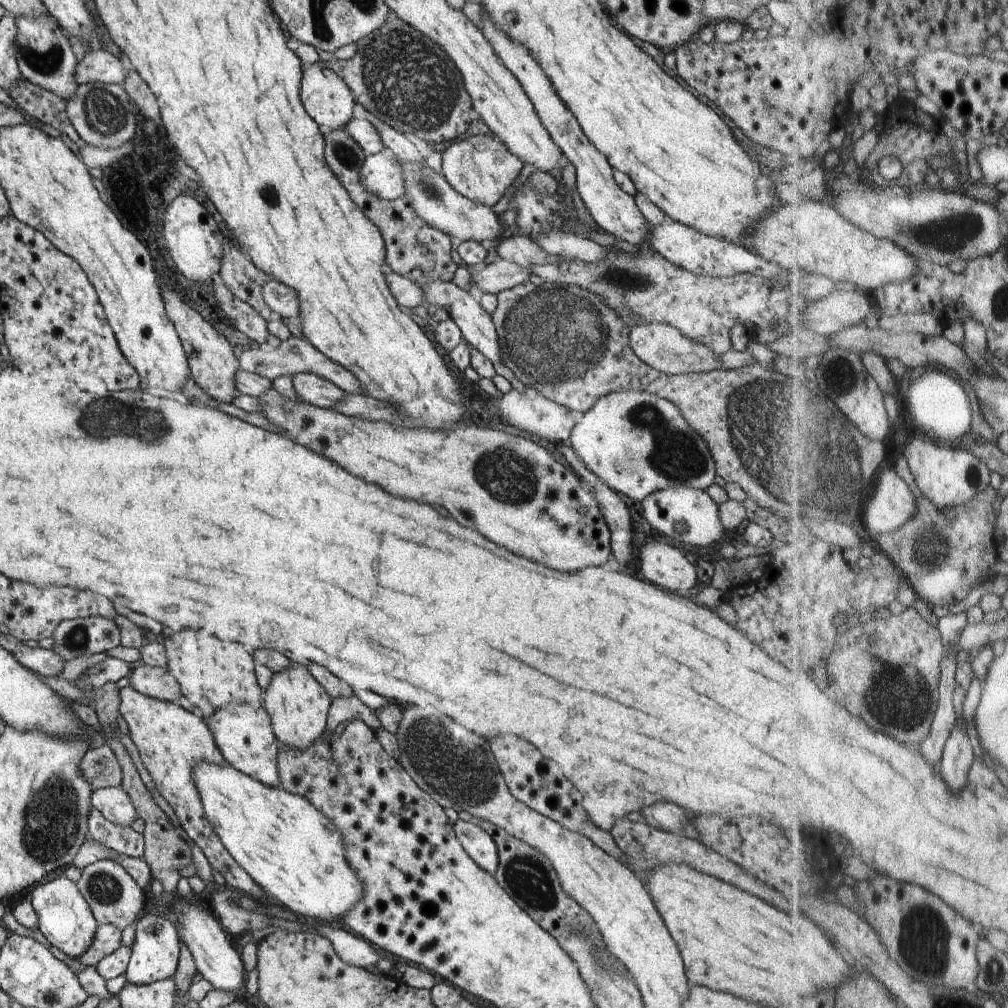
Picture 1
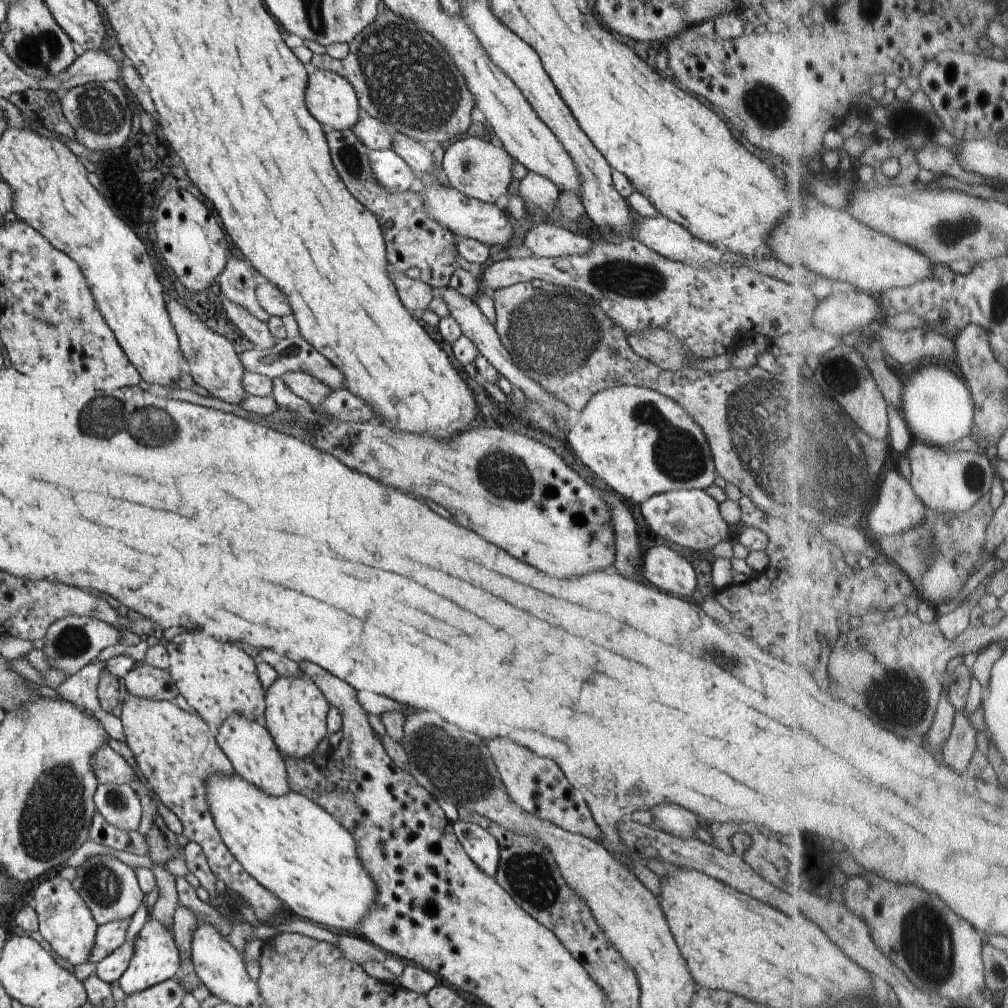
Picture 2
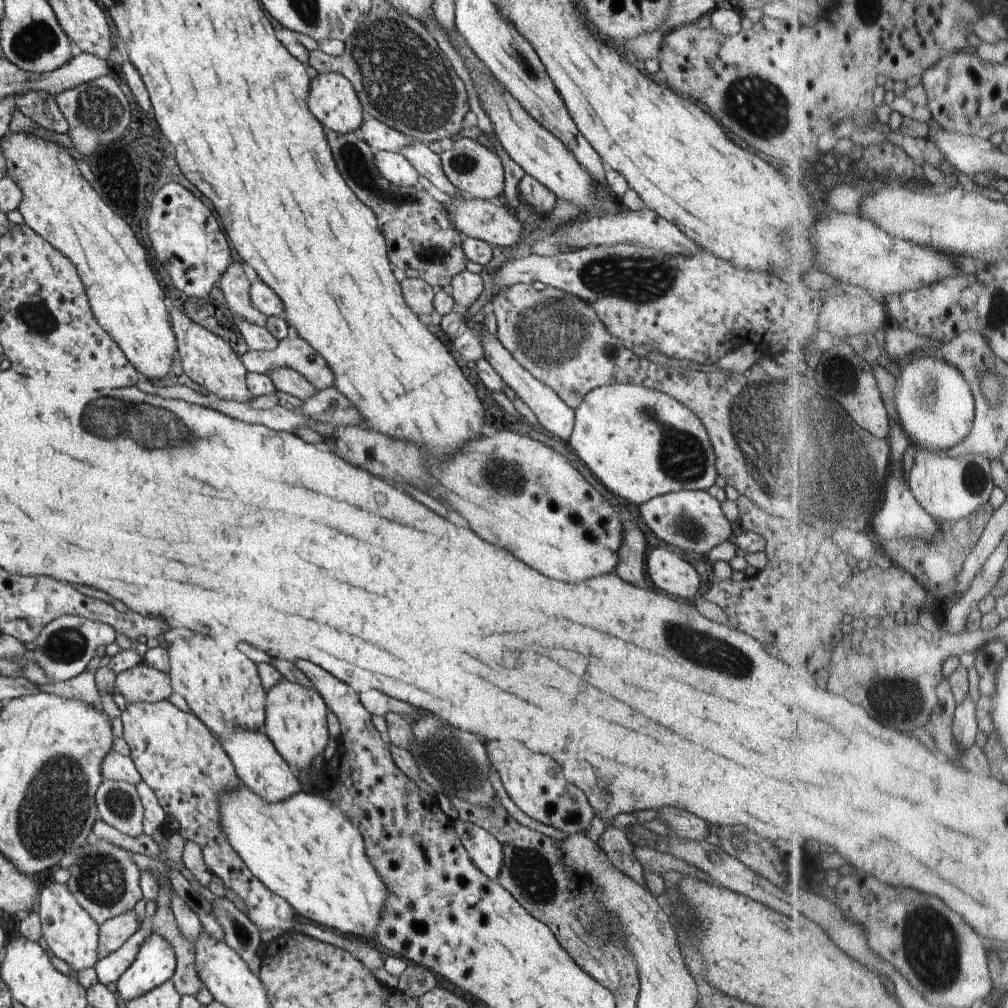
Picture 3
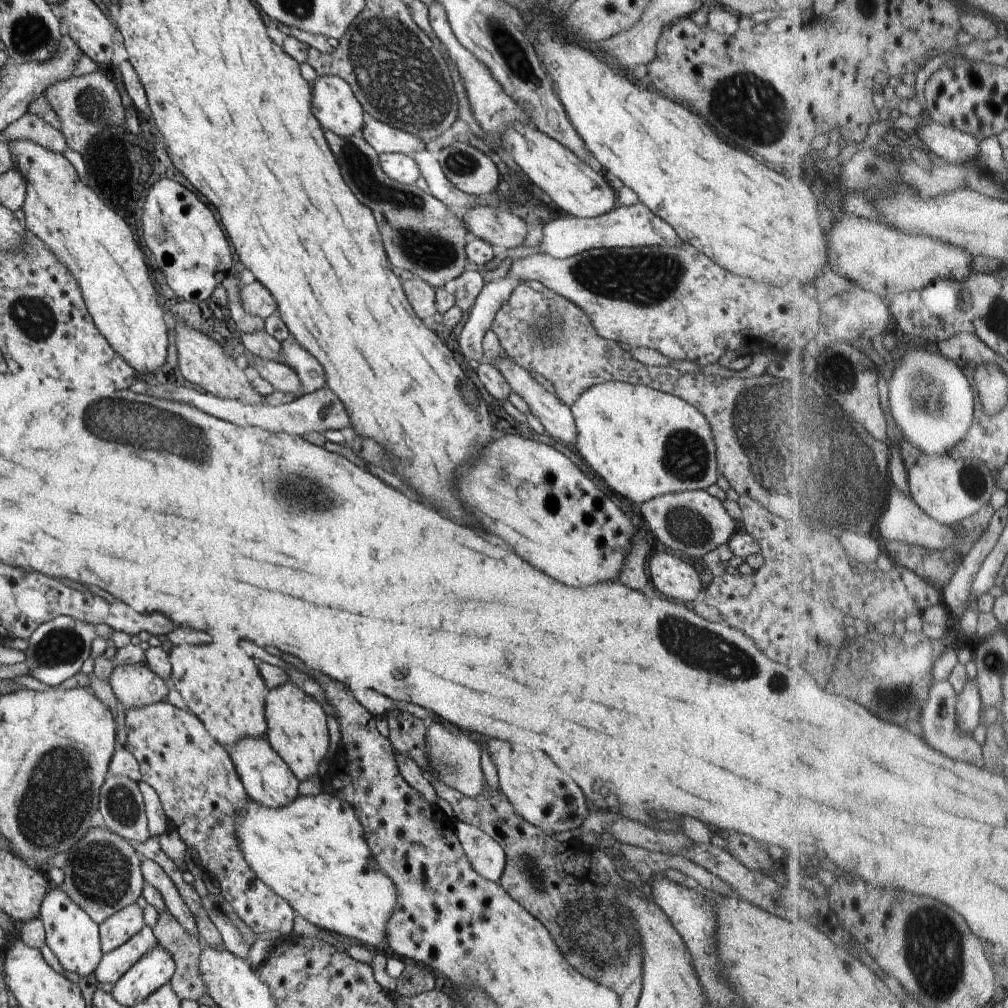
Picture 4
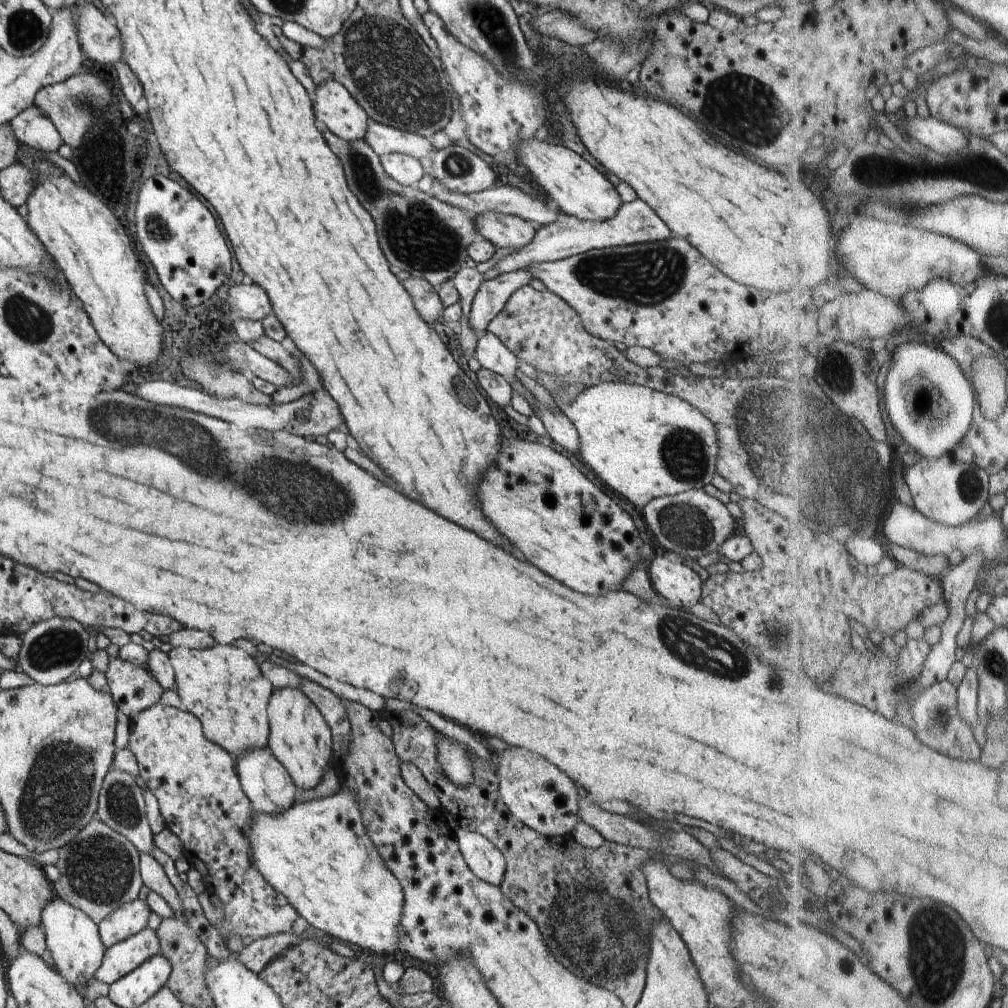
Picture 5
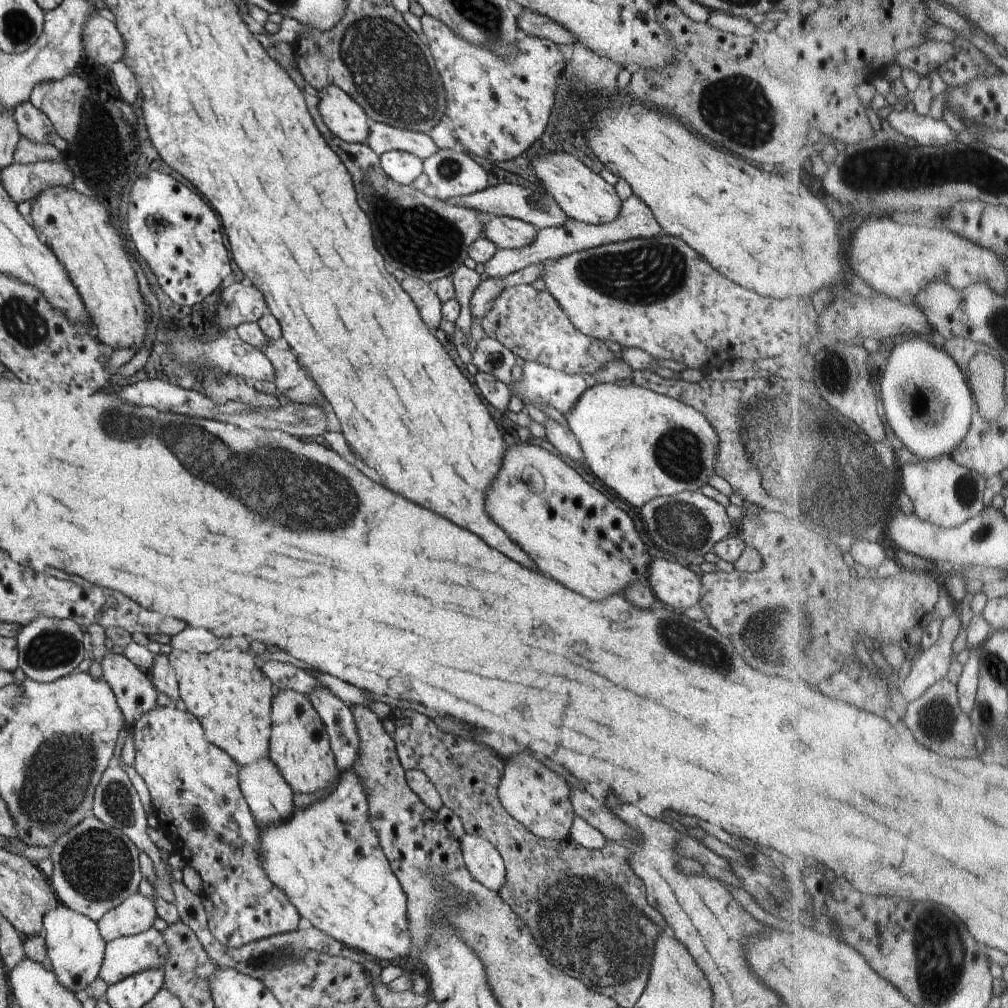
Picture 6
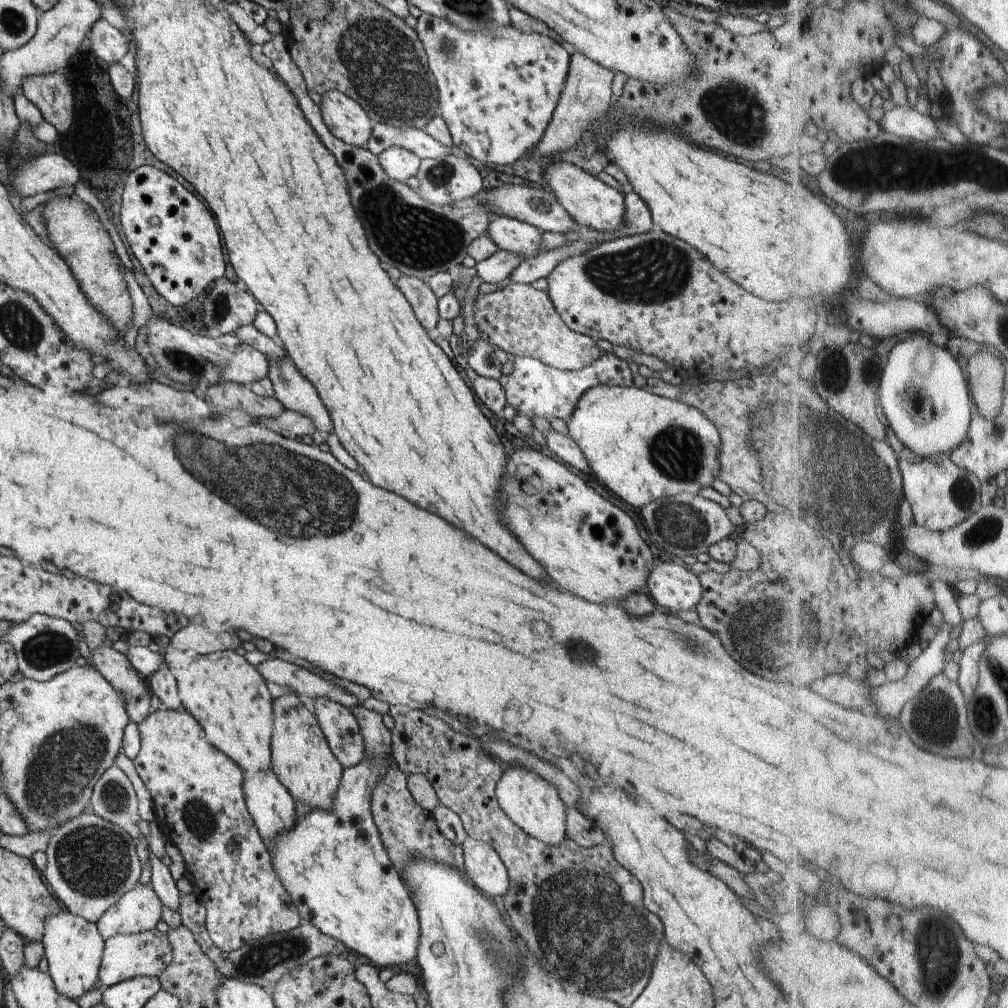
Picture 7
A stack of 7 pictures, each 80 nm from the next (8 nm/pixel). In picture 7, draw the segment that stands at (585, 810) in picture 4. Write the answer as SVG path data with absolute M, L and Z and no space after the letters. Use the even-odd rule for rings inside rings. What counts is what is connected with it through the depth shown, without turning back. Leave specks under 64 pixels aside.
M520 765L509 766L496 784L496 798L502 811L514 824L520 826L530 838L546 846L558 846L566 838L566 804L558 796L556 786L546 782L532 770Z

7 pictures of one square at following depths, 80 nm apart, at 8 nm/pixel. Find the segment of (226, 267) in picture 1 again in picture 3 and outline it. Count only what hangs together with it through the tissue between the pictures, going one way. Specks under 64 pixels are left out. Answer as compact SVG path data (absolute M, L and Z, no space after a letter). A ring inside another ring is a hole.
M232 261L219 281L232 315L244 318L250 324L265 327L269 318L252 306L248 295L251 283L242 264Z

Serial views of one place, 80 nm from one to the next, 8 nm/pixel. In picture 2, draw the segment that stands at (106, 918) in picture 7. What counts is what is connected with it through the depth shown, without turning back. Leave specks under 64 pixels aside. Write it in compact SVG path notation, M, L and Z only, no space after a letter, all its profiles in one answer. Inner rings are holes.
M114 920L97 926L94 948L90 962L97 964L115 952L125 942L126 931L131 920Z

